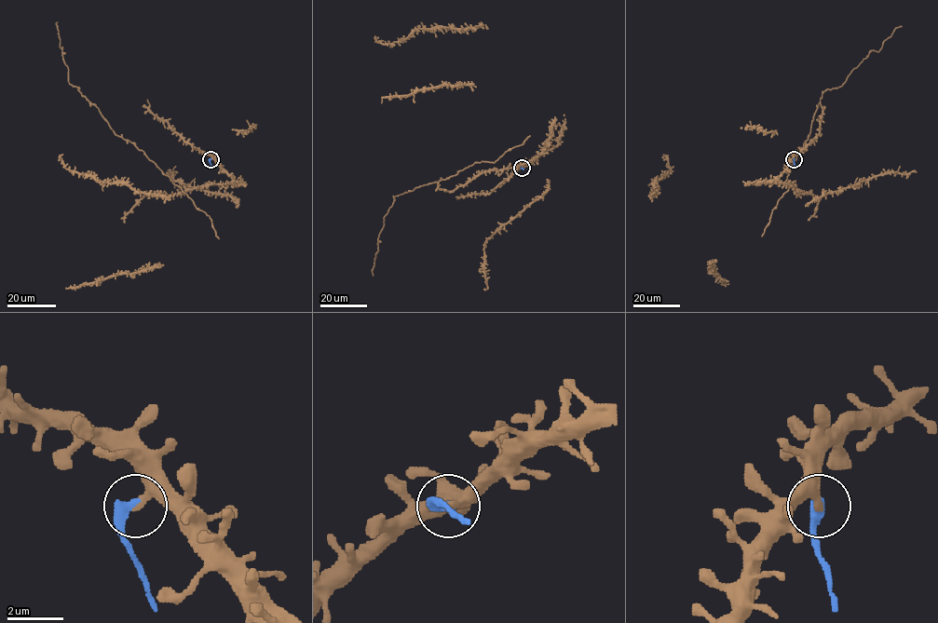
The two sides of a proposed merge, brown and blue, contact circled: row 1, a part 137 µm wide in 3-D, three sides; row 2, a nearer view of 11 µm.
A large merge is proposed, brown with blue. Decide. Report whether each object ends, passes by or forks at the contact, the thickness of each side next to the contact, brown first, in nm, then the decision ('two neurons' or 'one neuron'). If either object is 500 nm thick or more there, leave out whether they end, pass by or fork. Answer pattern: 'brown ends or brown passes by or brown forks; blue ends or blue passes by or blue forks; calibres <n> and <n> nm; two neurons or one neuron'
brown ends; blue ends; calibres 320 and 440 nm; two neurons

